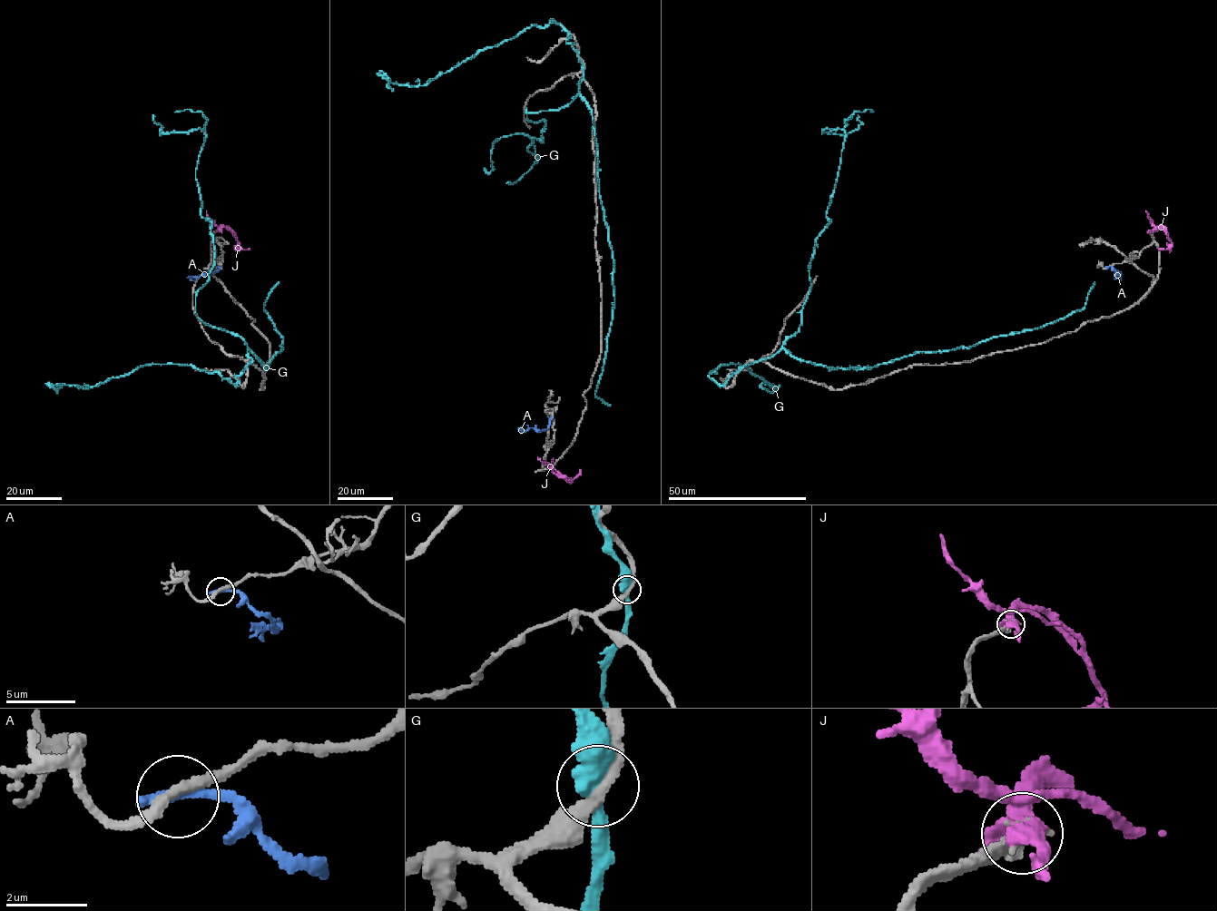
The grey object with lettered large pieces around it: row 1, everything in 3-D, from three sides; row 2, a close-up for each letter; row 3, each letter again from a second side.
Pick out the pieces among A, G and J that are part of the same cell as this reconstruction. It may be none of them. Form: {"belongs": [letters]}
{"belongs": []}

